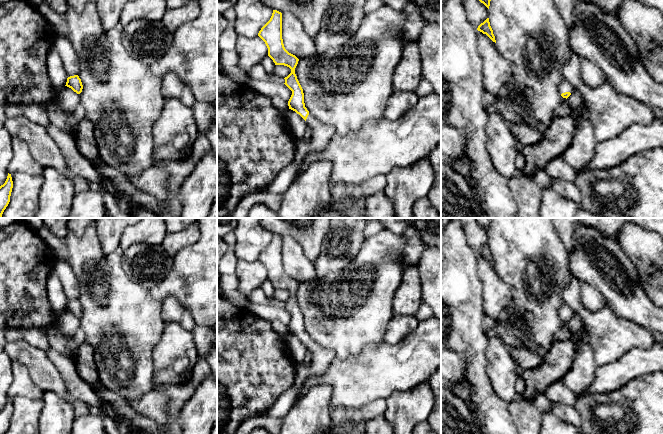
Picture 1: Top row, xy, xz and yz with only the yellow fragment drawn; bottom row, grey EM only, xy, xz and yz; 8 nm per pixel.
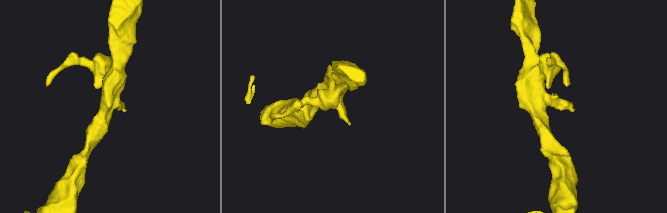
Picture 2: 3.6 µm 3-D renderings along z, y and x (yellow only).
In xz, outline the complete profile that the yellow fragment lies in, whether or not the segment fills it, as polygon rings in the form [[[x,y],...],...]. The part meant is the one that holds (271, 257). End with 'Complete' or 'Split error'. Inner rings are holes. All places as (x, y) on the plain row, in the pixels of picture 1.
[[[273,234],[270,244],[261,252],[258,260],[265,266],[268,280],[275,289],[284,289],[291,293],[291,297],[284,302],[284,308],[292,315],[288,325],[289,333],[299,338],[312,353],[311,363],[295,362],[296,379],[294,385],[286,390],[268,410],[258,415],[283,418],[294,405],[305,381],[313,375],[325,373],[336,358],[336,353],[334,350],[325,349],[316,343],[305,331],[303,313],[295,298],[299,283],[289,277],[283,268],[282,237]]]. Split error

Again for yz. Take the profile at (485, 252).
[[[487,242],[483,247],[481,247],[478,252],[478,255],[486,258],[493,266],[496,267],[495,260],[493,258],[493,254],[490,250],[489,242]]]. Complete

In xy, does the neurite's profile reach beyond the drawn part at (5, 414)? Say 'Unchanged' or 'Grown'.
Unchanged

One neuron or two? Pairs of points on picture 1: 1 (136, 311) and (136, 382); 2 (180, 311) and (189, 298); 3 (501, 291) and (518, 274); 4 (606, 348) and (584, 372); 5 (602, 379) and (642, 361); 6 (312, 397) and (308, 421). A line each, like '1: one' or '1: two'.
1: one
2: two
3: two
4: two
5: one
6: one

